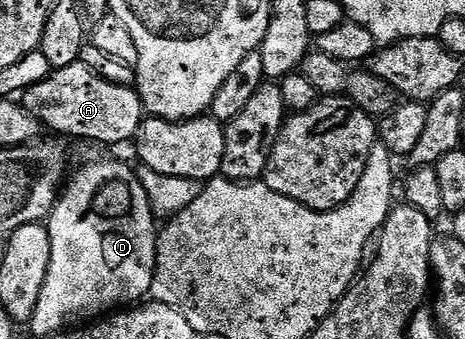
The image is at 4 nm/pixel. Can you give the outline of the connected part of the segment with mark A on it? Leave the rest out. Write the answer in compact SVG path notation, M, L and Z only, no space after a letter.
M76 63L55 68L44 82L36 82L21 93L22 107L51 128L59 137L75 136L78 140L95 140L98 144L122 144L133 141L144 119L142 99L134 88L125 88L97 76L88 66Z

